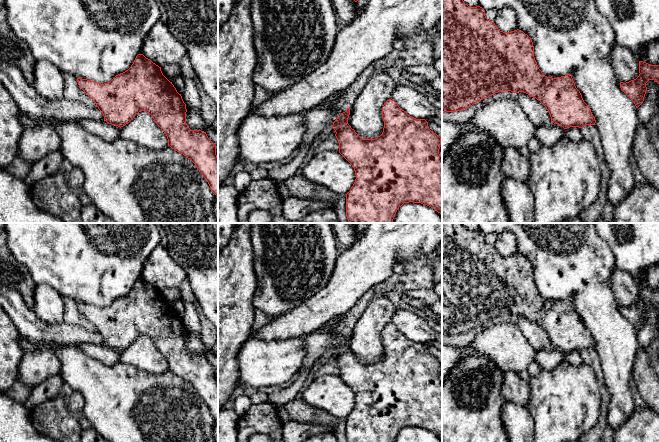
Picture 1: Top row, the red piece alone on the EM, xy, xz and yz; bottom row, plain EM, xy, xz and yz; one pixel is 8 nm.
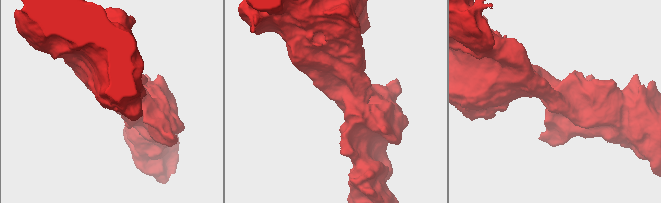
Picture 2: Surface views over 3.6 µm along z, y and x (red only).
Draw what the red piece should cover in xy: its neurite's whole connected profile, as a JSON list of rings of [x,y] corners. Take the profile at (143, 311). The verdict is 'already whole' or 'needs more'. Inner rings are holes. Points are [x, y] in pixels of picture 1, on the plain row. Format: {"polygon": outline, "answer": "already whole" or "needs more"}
{"polygon": [[[138,278],[131,291],[116,299],[109,307],[77,302],[79,311],[95,326],[104,344],[112,349],[123,351],[140,335],[149,337],[156,348],[166,358],[168,370],[190,383],[203,401],[211,415],[218,420],[218,381],[216,369],[206,356],[191,354],[186,348],[186,328],[172,308],[162,297],[161,291]]], "answer": "already whole"}

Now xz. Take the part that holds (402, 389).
{"polygon": [[[391,322],[387,324],[382,331],[382,342],[384,345],[383,356],[375,363],[362,363],[354,353],[348,348],[350,339],[350,331],[343,336],[334,346],[332,352],[335,354],[336,362],[339,366],[339,377],[352,389],[355,395],[356,403],[350,415],[346,418],[346,440],[347,442],[394,442],[397,434],[404,427],[421,427],[433,432],[438,437],[442,438],[442,381],[439,378],[441,362],[431,355],[428,351],[428,346],[425,343],[416,343],[408,339],[402,334],[398,328]]], "answer": "already whole"}

